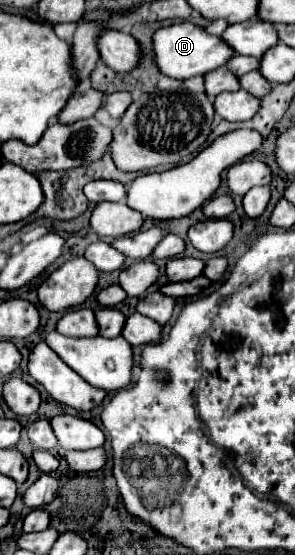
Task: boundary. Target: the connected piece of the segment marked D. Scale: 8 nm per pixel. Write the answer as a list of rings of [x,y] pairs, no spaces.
[[[188,21],[158,29],[154,33],[154,53],[156,53],[154,59],[156,59],[156,65],[160,67],[160,71],[164,75],[180,79],[180,81],[190,79],[194,75],[206,75],[206,73],[214,71],[216,67],[226,65],[228,59],[234,55],[234,51],[230,51],[230,47],[226,47],[226,43],[222,43],[222,37],[210,35],[202,27],[188,23]]]

